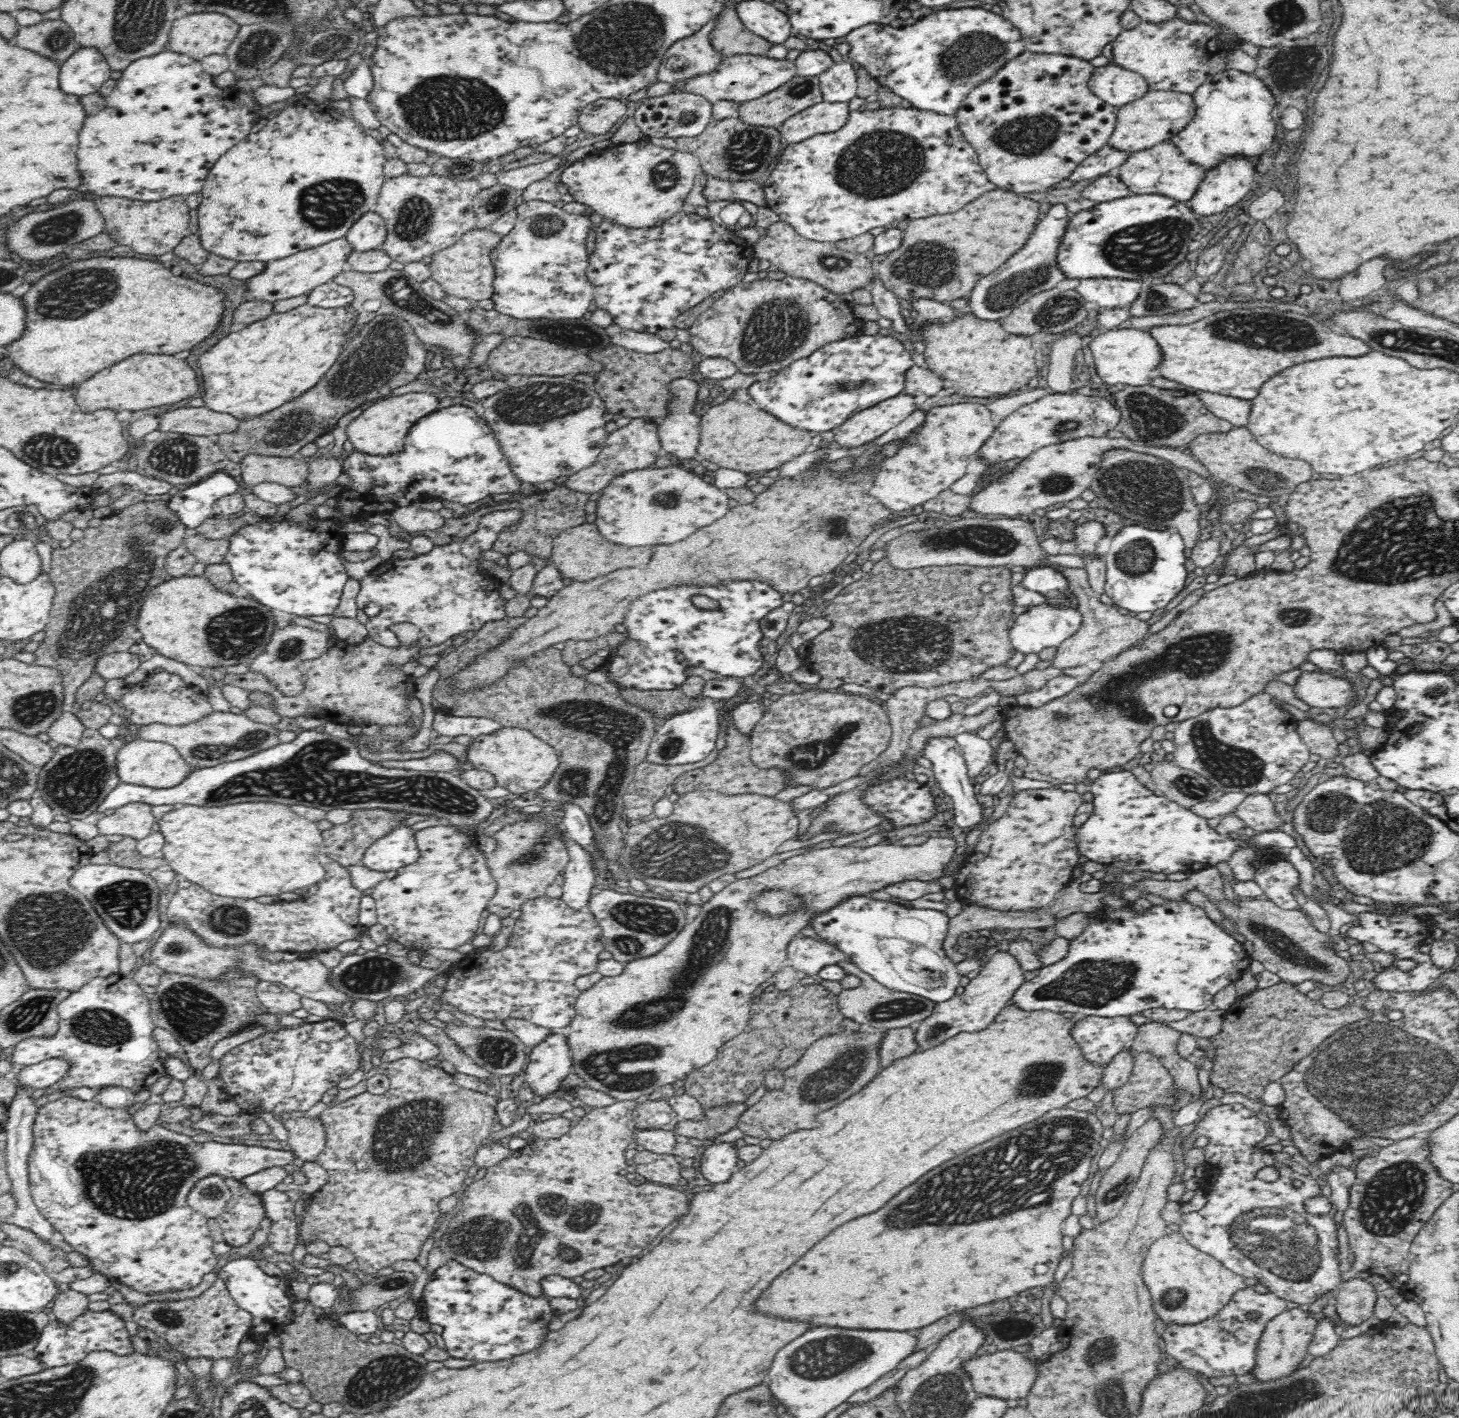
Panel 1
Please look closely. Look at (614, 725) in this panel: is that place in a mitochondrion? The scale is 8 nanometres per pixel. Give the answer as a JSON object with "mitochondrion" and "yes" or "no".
{"mitochondrion":"yes"}

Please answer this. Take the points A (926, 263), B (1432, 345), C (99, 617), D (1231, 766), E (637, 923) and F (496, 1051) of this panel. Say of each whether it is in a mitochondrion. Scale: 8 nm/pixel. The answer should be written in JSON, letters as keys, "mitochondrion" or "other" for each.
{"A":"mitochondrion","B":"mitochondrion","C":"mitochondrion","D":"mitochondrion","E":"mitochondrion","F":"mitochondrion"}

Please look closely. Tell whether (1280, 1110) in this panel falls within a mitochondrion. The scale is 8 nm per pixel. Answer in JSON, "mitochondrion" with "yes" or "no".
{"mitochondrion":"no"}

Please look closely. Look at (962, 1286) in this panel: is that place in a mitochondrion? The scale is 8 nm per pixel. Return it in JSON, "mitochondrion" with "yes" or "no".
{"mitochondrion":"no"}

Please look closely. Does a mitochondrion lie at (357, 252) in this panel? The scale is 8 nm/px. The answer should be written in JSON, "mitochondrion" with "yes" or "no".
{"mitochondrion":"no"}

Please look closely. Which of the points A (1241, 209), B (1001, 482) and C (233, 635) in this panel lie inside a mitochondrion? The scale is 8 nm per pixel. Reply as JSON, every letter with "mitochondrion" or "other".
{"A":"other","B":"other","C":"mitochondrion"}

